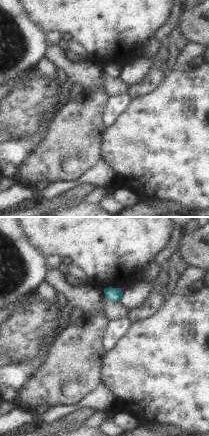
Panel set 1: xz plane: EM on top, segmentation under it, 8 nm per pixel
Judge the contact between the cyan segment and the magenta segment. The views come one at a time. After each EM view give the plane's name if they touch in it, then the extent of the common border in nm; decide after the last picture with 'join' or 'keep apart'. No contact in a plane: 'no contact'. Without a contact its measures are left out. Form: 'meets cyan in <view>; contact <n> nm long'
meets cyan in xz; contact 40 nm long

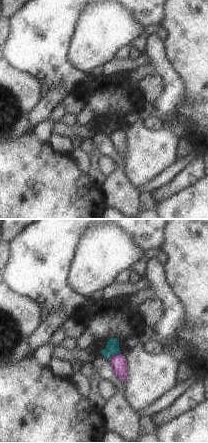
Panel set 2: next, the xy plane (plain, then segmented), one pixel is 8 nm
meets cyan in xy; contact 110 nm long

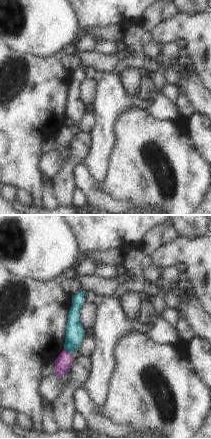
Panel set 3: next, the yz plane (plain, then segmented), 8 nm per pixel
meets cyan in yz; contact 80 nm long

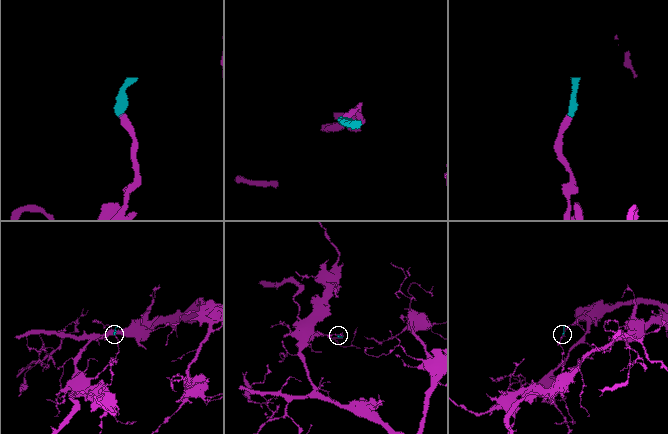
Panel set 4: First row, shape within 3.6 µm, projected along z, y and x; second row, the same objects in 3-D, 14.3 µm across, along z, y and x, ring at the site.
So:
keep apart

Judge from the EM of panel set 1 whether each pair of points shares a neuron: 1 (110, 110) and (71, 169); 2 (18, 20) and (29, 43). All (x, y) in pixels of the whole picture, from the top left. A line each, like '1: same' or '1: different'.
1: different
2: same

